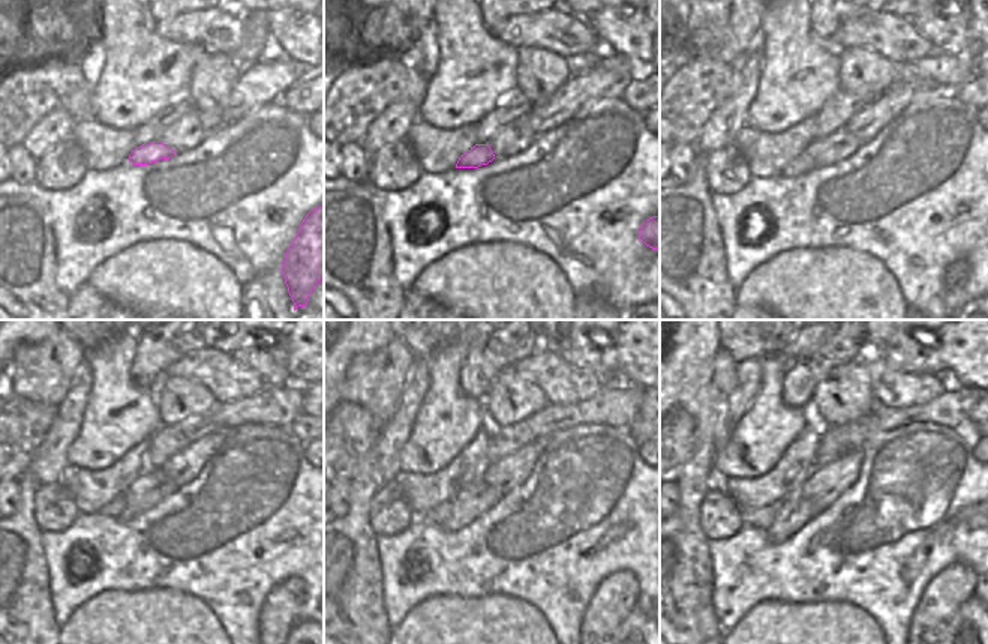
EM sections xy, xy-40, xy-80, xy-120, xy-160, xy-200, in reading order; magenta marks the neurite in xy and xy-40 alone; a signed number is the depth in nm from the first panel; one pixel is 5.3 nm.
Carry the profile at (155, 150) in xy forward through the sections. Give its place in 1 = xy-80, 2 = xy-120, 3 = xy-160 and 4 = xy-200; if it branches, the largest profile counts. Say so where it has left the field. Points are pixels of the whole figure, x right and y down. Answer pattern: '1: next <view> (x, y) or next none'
1: next xy-80 (804, 162)
2: next xy-120 (114, 508)
3: next xy-160 (440, 514)
4: next xy-200 (759, 517)

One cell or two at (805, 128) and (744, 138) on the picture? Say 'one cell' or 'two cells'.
one cell

